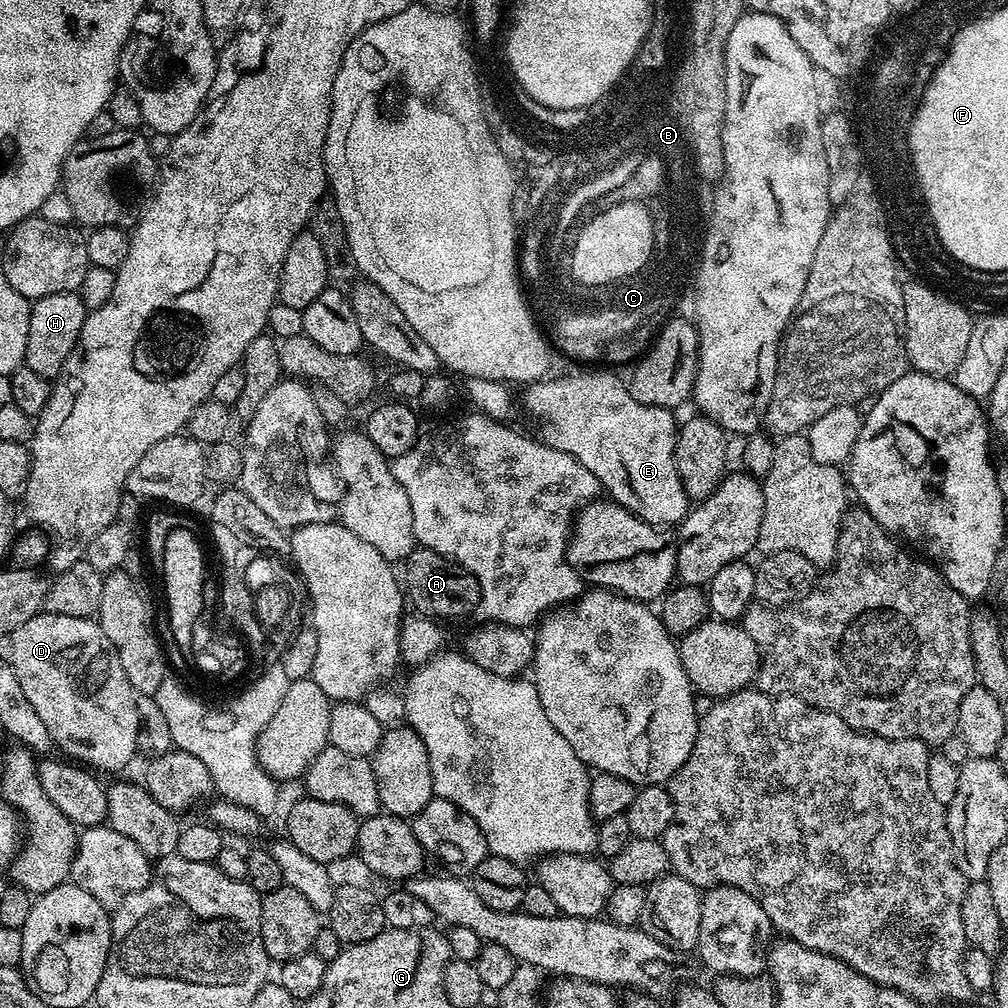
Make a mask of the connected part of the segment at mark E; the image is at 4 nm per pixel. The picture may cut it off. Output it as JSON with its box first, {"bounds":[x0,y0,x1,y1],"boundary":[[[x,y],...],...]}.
{"bounds":[523,372,690,526],"boundary":[[[612,372],[556,374],[523,389],[524,408],[540,423],[539,439],[562,454],[570,454],[600,483],[601,489],[616,503],[657,526],[676,526],[690,511],[690,497],[676,469],[678,420],[667,408],[646,406],[630,394],[627,383]]]}

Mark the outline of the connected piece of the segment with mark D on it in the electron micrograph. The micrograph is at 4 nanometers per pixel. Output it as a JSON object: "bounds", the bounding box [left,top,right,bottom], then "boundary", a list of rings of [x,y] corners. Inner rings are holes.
{"bounds":[10,610,138,772],"boundary":[[[41,610],[30,622],[22,622],[10,637],[12,657],[10,663],[22,691],[38,718],[50,731],[53,743],[62,748],[67,757],[103,772],[122,769],[137,753],[138,706],[137,693],[118,662],[116,648],[106,638],[99,623],[92,618],[66,618],[66,614],[50,614]]]}

